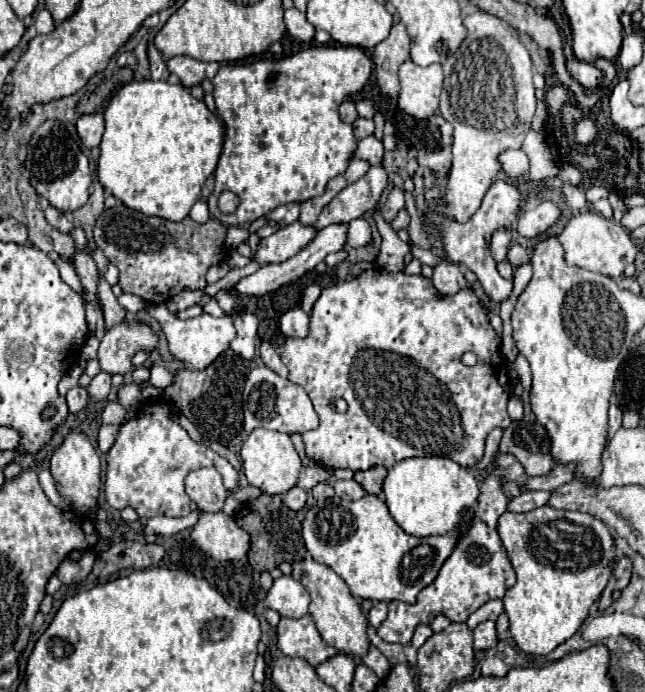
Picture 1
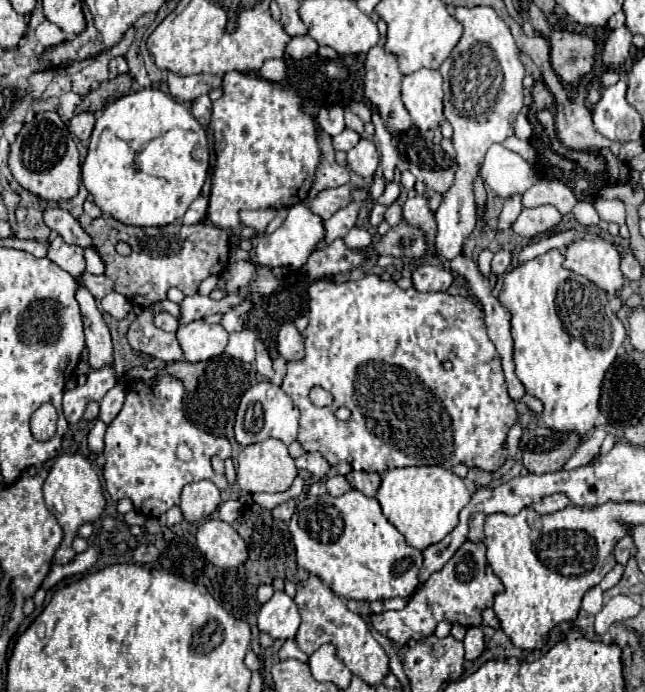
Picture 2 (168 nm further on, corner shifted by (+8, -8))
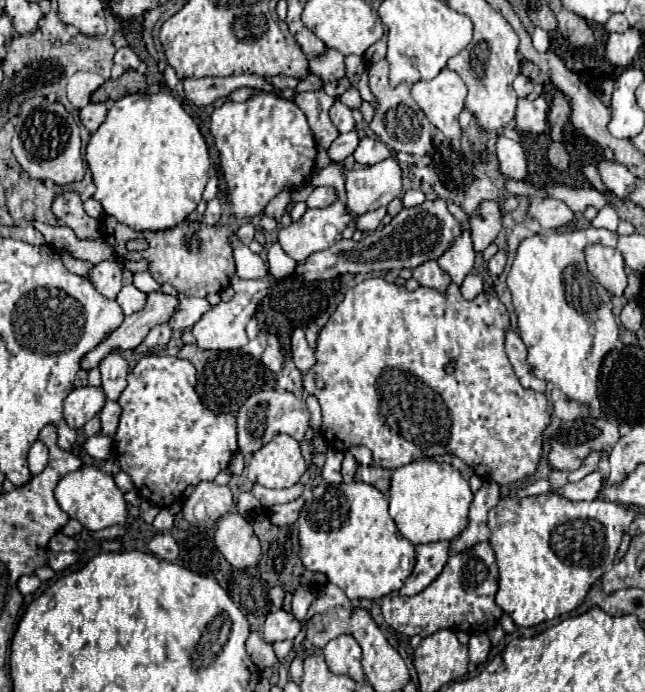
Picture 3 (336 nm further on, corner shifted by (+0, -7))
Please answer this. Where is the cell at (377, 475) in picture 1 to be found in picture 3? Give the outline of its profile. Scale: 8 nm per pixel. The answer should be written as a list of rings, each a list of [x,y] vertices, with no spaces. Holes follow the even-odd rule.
[[[359,465],[355,474],[355,480],[372,484],[372,486],[380,488],[382,494],[388,494],[390,476],[392,476],[392,470],[384,470],[384,468],[378,468],[378,466],[373,465]]]

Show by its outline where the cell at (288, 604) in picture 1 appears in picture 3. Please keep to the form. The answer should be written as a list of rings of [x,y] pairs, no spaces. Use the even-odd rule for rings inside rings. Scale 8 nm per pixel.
[[[284,608],[270,612],[264,622],[264,640],[266,642],[278,642],[278,640],[294,640],[302,630],[302,624],[296,620],[296,616]]]

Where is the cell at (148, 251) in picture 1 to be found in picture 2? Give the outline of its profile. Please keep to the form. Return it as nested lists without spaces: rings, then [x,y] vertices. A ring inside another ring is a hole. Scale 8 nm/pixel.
[[[102,215],[94,219],[86,231],[94,239],[94,249],[100,253],[106,265],[106,275],[116,283],[114,289],[128,297],[134,305],[148,307],[156,301],[162,301],[170,287],[178,287],[184,295],[194,295],[206,277],[220,275],[228,267],[230,231],[218,229],[210,223],[132,227],[112,219],[110,215]],[[118,241],[132,245],[132,253],[128,257],[116,253]]]

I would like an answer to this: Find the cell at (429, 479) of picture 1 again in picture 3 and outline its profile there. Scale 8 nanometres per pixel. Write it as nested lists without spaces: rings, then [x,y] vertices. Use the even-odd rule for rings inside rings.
[[[416,460],[400,466],[392,474],[390,486],[390,516],[400,534],[414,546],[456,538],[468,524],[468,508],[472,490],[468,480],[450,464],[434,460]]]

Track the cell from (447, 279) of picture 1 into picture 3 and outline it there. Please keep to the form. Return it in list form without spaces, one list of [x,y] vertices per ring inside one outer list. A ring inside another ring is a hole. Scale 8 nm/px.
[[[434,260],[424,262],[418,268],[414,268],[412,270],[412,278],[416,282],[420,282],[420,286],[432,288],[432,290],[438,290],[438,292],[444,292],[448,288],[448,284],[452,282],[450,276]]]

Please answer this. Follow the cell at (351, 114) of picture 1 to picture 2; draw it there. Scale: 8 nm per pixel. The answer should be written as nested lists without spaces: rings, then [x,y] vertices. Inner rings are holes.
[[[340,105],[322,107],[318,113],[318,123],[328,135],[338,135],[344,131],[344,109]]]

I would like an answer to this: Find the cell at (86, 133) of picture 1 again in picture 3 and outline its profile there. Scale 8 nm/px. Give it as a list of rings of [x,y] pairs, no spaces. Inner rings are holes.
[[[88,104],[86,108],[80,110],[80,122],[94,134],[98,126],[104,122],[106,112],[108,112],[106,104]]]

